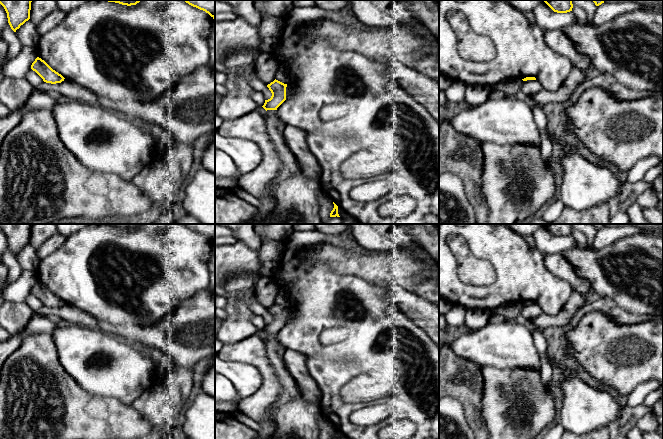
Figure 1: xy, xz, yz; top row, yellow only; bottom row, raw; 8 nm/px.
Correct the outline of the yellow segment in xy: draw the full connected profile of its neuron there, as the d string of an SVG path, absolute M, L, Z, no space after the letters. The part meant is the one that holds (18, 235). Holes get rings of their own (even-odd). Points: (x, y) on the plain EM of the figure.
M0 224L14 256L30 243L31 226L32 224Z

